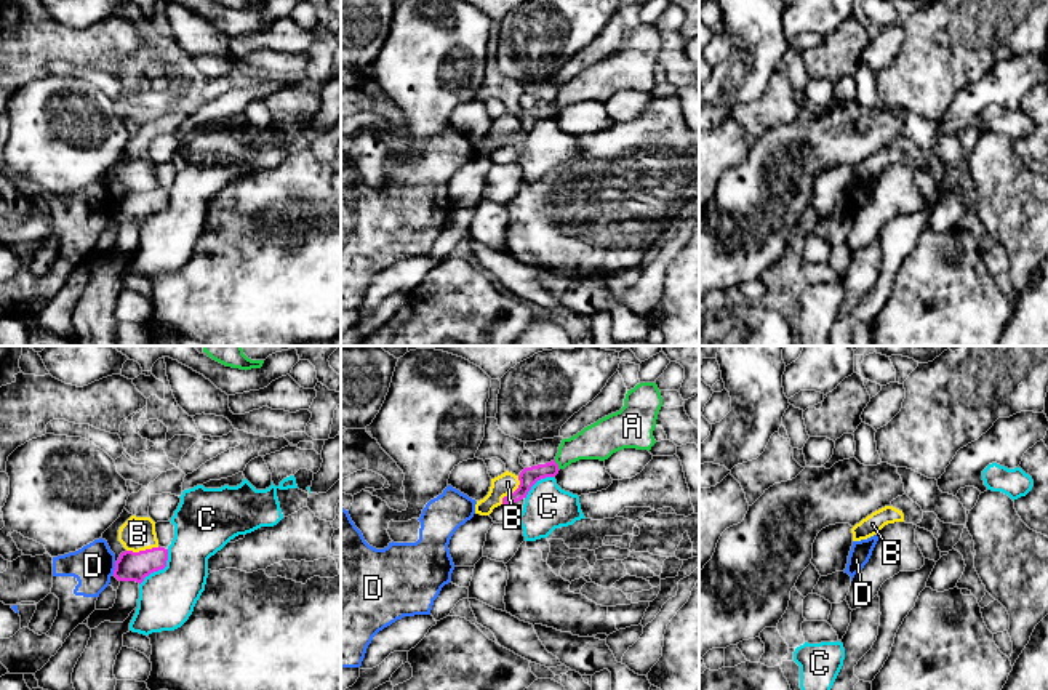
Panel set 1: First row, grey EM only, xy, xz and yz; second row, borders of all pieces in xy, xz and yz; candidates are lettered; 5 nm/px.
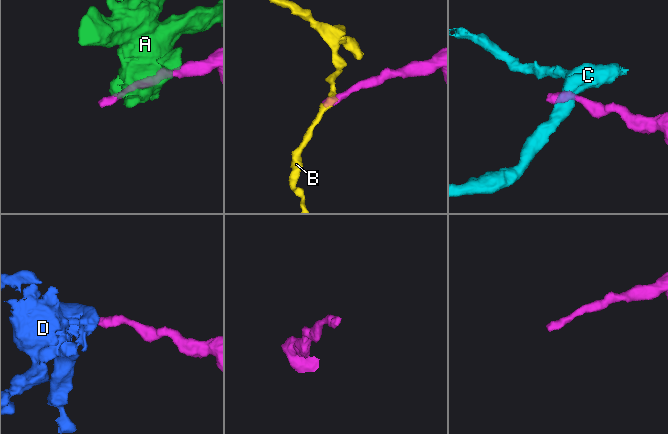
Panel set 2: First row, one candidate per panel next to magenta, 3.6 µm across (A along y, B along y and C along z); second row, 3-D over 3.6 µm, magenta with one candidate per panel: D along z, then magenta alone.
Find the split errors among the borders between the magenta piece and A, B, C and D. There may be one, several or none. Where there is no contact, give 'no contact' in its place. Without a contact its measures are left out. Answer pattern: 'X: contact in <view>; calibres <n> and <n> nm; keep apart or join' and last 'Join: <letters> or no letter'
A: contact in xz; calibres 90 and 190 nm; keep apart
B: contact in xz; calibres 90 and 110 nm; keep apart
C: contact in xy; calibres 140 and 280 nm; keep apart
D: contact in xy; calibres 140 and 200 nm; keep apart
Join: no letter

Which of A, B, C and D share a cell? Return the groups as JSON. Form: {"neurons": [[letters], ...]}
{"neurons": [["A"], ["B"], ["C"], ["D"]]}

